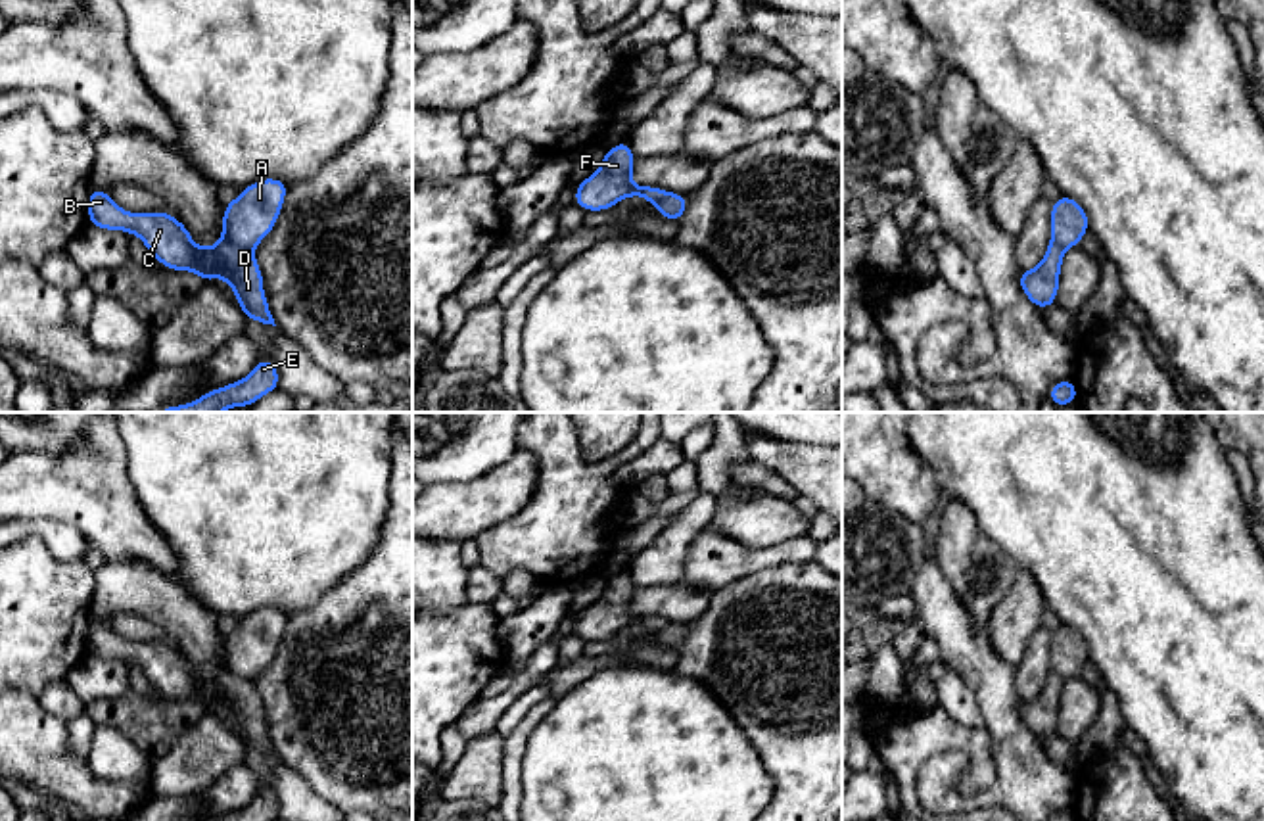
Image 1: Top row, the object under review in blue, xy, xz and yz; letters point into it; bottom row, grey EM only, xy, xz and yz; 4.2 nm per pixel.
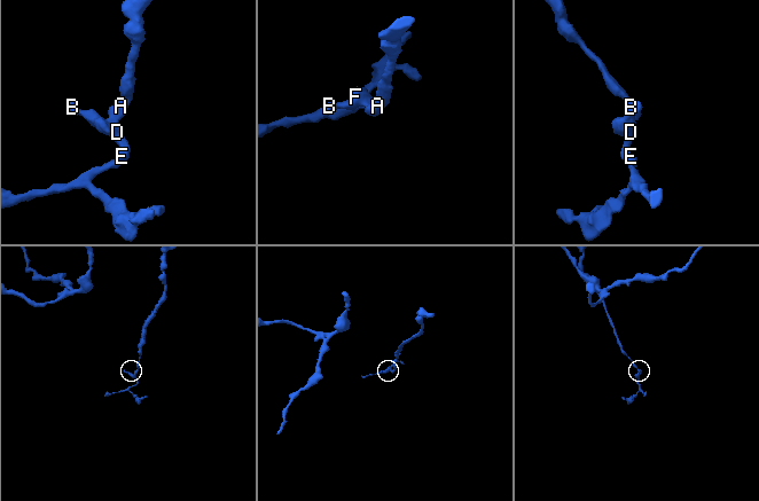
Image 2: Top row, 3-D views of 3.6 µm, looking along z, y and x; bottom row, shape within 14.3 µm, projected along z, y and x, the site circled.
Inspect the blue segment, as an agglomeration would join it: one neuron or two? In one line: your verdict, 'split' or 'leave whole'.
split

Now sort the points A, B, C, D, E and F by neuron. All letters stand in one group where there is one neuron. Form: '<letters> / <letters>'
A / B C D E F

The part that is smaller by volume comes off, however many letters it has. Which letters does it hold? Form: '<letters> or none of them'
B, C, D, E, F

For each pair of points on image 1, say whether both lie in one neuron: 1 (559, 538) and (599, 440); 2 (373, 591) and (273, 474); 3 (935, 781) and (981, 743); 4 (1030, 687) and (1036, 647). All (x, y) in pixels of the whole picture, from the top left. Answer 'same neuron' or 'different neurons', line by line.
1: different neurons
2: different neurons
3: different neurons
4: same neuron

